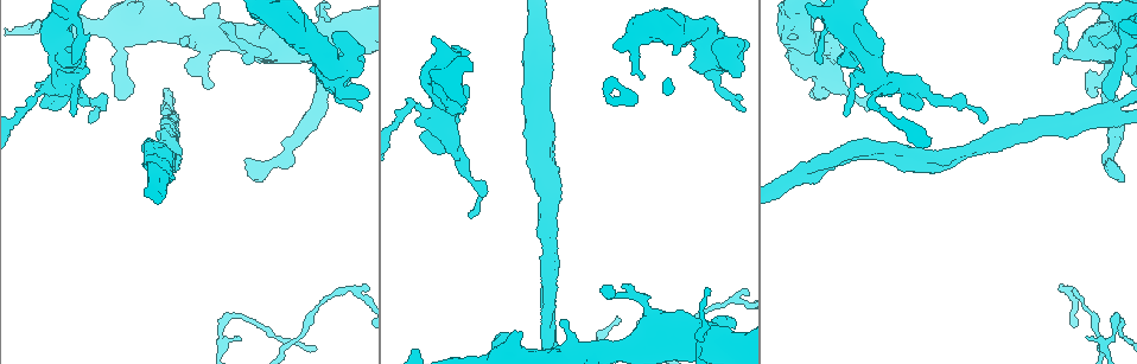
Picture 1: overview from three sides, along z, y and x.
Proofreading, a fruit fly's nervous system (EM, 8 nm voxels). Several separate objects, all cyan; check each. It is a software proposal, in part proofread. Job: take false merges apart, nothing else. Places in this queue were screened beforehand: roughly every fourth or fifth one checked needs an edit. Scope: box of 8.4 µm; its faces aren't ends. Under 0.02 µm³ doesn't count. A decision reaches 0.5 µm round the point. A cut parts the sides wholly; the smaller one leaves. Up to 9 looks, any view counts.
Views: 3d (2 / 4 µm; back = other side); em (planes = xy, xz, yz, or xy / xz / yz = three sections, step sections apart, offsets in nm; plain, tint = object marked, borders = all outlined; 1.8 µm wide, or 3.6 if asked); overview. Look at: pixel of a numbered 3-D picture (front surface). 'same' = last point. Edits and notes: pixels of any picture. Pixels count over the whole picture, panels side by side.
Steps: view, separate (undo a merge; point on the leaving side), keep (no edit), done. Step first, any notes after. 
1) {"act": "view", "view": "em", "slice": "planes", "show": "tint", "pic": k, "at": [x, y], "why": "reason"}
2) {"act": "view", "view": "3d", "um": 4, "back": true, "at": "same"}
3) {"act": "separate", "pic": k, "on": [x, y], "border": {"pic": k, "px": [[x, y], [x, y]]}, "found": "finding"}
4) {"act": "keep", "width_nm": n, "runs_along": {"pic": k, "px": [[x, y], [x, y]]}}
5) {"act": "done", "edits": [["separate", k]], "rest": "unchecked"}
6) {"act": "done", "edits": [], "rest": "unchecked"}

{"act": "view", "view": "em", "slice": "xy", "step": 8, "show": "tint", "pic": 1, "at": [862, 55], "why": "closes a loop"}

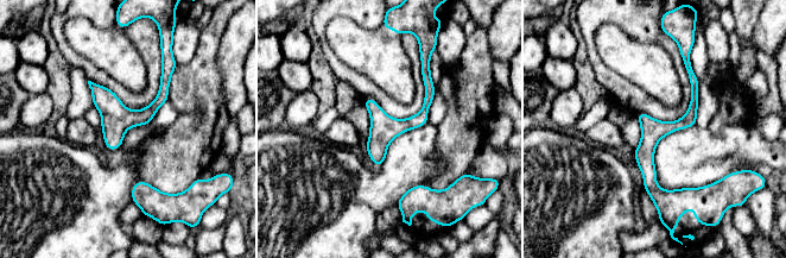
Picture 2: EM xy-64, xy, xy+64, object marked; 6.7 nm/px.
{"act": "keep", "found": "continuous, no second cell"}

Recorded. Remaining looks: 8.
{"act": "view", "view": "em", "slice": "planes", "show": "tint", "pic": 1, "at": [548, 342]}

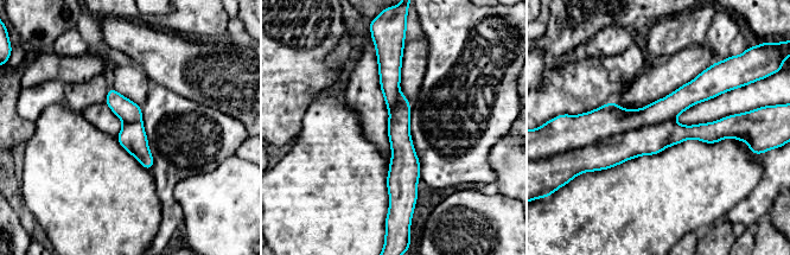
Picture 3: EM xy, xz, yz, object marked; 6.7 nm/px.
{"act": "separate", "pic": 3, "on": [610, 119], "found": "a second cell is stuck on"}

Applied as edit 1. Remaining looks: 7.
{"act": "view", "view": "3d", "um": 4, "pic": 1, "at": [642, 345], "why": "calibre changes"}

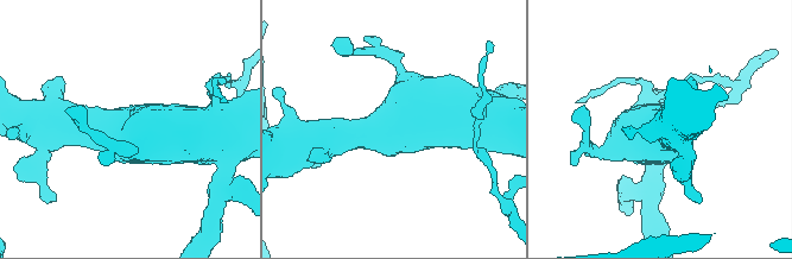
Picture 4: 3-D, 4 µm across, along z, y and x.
{"act": "view", "view": "em", "um": 3.6, "slice": "yz", "step": 16, "show": "tint", "pic": 4, "at": [390, 129], "why": "need the tissue"}

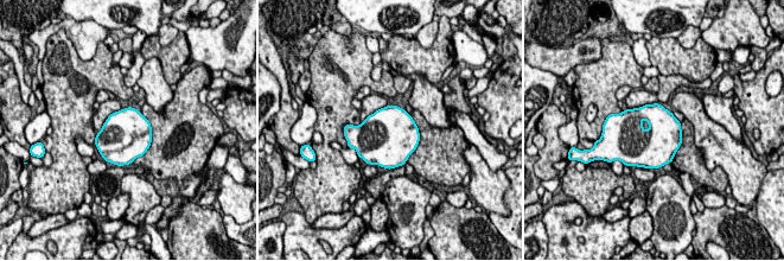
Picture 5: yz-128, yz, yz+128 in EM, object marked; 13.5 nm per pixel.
{"act": "view", "view": "em", "um": 3.6, "slice": "planes", "show": "tint", "at": "same", "why": "another direction"}

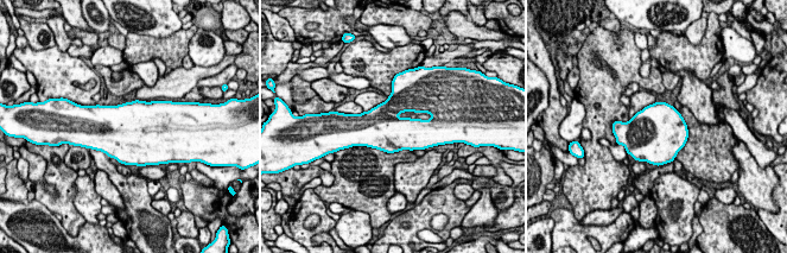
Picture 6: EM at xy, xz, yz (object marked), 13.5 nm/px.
{"act": "keep", "width_nm": 750, "found": "one cell here"}

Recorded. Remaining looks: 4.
{"act": "view", "view": "3d", "um": 2, "back": true, "pic": 1, "at": [708, 49]}

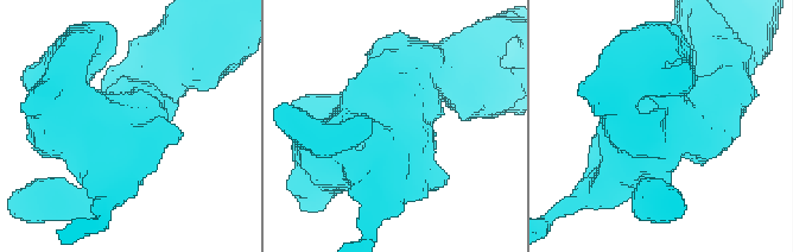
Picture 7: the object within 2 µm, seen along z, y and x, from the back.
{"act": "view", "view": "em", "slice": "planes", "show": "tint", "pic": 7, "at": [398, 129], "why": "now the EM"}

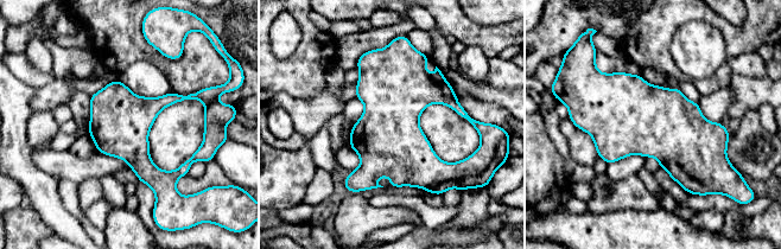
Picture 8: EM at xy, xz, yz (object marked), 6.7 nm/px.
{"act": "keep", "found": "one cell here"}

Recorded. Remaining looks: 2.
{"act": "done", "edits": [["separate", 3]], "rest": "unchecked"}

